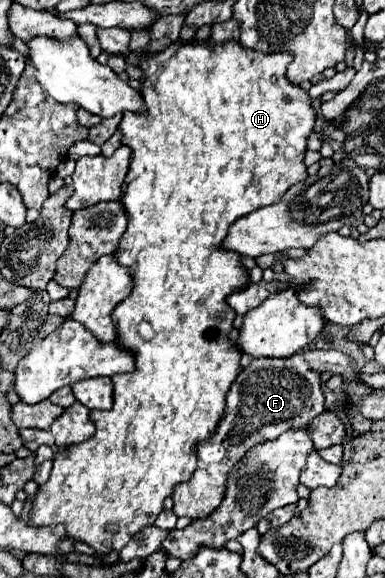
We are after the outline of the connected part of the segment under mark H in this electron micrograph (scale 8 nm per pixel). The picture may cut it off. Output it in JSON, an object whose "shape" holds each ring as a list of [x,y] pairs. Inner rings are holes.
{"shape":[[[177,39],[167,49],[141,59],[139,67],[141,67],[145,79],[143,79],[143,85],[141,85],[139,91],[143,95],[143,101],[147,101],[147,115],[123,115],[123,121],[119,125],[119,129],[123,133],[123,145],[131,147],[133,155],[131,155],[131,169],[125,177],[125,193],[123,193],[123,205],[125,205],[125,211],[127,211],[129,225],[127,225],[127,231],[121,237],[119,249],[115,253],[117,261],[133,271],[135,287],[133,287],[133,293],[125,301],[121,301],[113,311],[113,323],[119,331],[117,333],[119,343],[135,353],[135,371],[127,373],[127,375],[115,375],[113,377],[113,385],[115,385],[113,409],[103,411],[103,413],[91,411],[91,421],[97,427],[95,435],[87,441],[81,441],[77,445],[69,445],[69,447],[57,451],[57,455],[53,459],[51,477],[45,485],[39,487],[39,491],[37,491],[37,495],[31,503],[31,511],[29,511],[29,523],[31,525],[63,523],[67,539],[83,541],[89,547],[93,547],[97,553],[103,553],[103,555],[107,555],[111,551],[119,553],[135,533],[139,533],[147,525],[155,525],[159,511],[163,511],[163,501],[173,495],[173,487],[191,479],[191,475],[197,467],[197,455],[195,455],[197,449],[195,447],[201,441],[207,441],[207,439],[213,437],[215,427],[217,427],[217,423],[219,423],[219,419],[225,411],[225,395],[227,395],[231,383],[235,381],[235,377],[239,375],[241,355],[239,355],[237,347],[229,341],[229,331],[233,329],[235,311],[231,311],[225,297],[231,295],[233,291],[243,289],[249,283],[249,277],[247,277],[247,269],[241,267],[241,261],[239,261],[241,257],[237,253],[223,251],[221,243],[227,237],[229,225],[235,223],[239,217],[243,217],[243,215],[247,215],[247,213],[251,213],[251,211],[255,211],[263,205],[277,203],[291,185],[303,183],[307,179],[307,167],[303,163],[303,157],[305,157],[305,151],[307,151],[307,135],[313,131],[315,111],[311,107],[311,99],[309,99],[307,91],[289,83],[289,79],[285,75],[289,63],[291,63],[291,55],[287,55],[287,53],[251,51],[251,49],[241,47],[239,43],[211,43],[211,39],[207,39],[205,43],[195,41],[195,39],[189,41],[189,43]]]}

